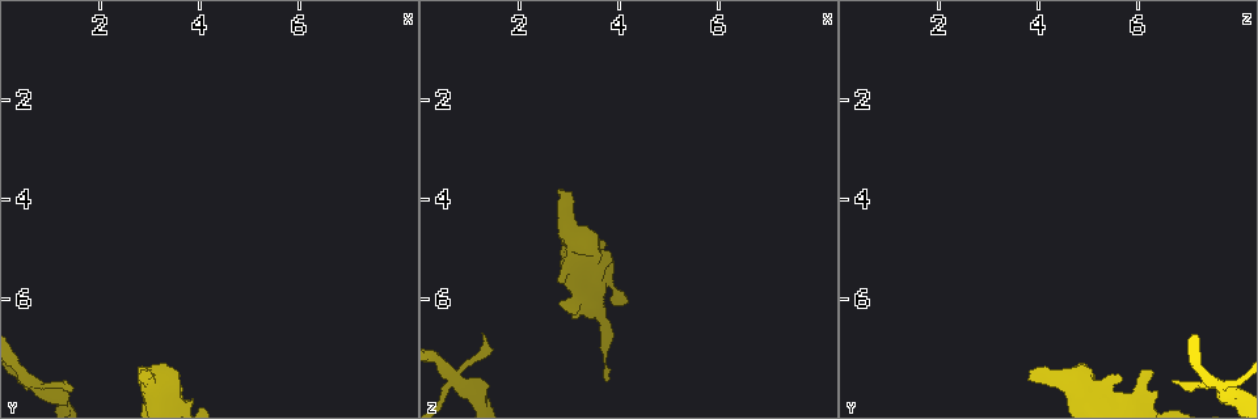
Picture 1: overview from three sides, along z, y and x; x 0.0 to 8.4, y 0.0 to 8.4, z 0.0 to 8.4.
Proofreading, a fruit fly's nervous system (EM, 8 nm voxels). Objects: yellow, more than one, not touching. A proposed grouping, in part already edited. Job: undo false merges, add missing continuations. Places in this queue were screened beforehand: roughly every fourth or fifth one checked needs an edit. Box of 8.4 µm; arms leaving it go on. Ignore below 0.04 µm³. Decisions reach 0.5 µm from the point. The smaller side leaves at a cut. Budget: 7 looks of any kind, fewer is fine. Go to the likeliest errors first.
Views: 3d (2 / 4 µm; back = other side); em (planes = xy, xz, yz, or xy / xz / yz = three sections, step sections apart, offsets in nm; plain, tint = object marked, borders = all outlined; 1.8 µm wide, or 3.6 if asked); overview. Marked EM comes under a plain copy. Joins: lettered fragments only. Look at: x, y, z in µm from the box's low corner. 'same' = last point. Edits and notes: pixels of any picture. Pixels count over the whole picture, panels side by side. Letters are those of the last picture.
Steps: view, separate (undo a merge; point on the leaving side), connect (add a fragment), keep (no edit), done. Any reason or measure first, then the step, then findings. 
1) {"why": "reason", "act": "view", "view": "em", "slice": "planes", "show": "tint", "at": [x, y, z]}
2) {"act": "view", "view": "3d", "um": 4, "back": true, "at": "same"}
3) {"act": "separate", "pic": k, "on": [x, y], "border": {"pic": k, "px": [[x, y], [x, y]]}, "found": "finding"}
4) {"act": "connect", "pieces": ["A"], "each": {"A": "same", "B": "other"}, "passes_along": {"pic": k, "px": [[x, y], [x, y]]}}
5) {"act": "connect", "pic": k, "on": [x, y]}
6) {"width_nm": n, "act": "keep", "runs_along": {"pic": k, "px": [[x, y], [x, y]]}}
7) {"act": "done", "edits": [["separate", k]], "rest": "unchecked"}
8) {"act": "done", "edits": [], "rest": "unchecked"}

{"why": "an open end", "act": "view", "view": "em", "slice": "planes", "show": "borders", "at": [2.85, 7.45, 6.05]}

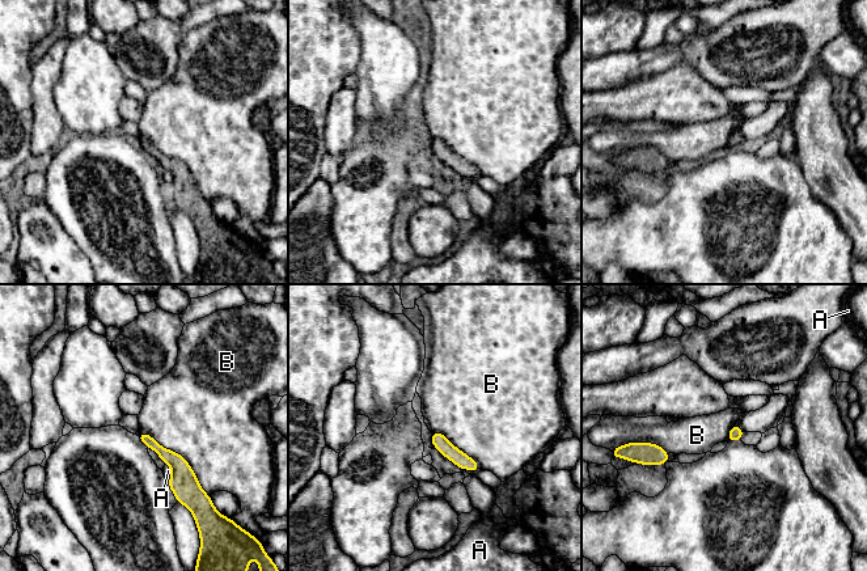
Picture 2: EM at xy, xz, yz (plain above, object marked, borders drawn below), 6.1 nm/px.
{"act": "keep", "each": {"A": "other", "B": "other"}, "runs_along": {"pic": 2, "px": [[143, 435], [182, 472], [191, 491]]}, "found": "none of them fits"}

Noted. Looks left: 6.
{"why": "branch stops here", "act": "view", "view": "em", "slice": "xz", "step": 4, "show": "tint", "at": [2.80, 7.40, 3.90]}

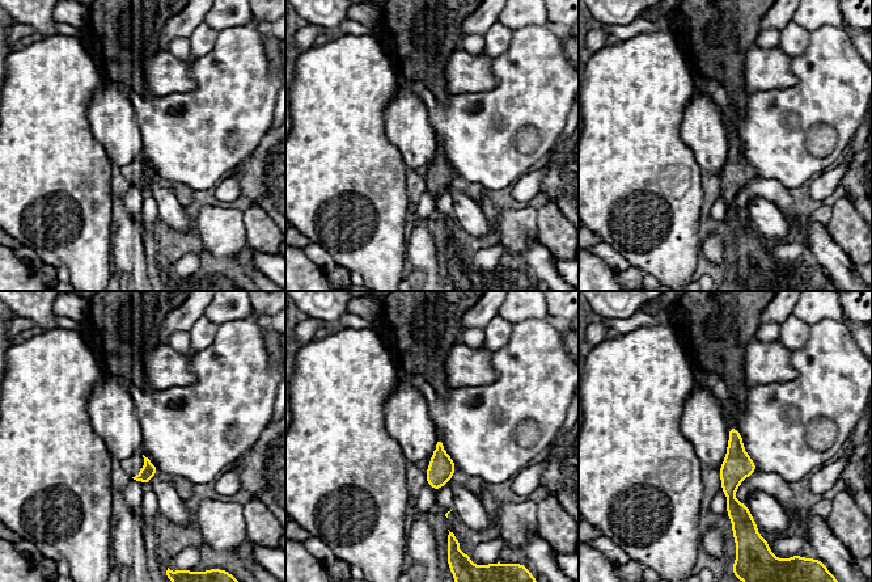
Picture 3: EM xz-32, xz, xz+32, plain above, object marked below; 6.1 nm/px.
{"act": "view", "view": "em", "slice": "planes", "show": "tint", "at": "same"}

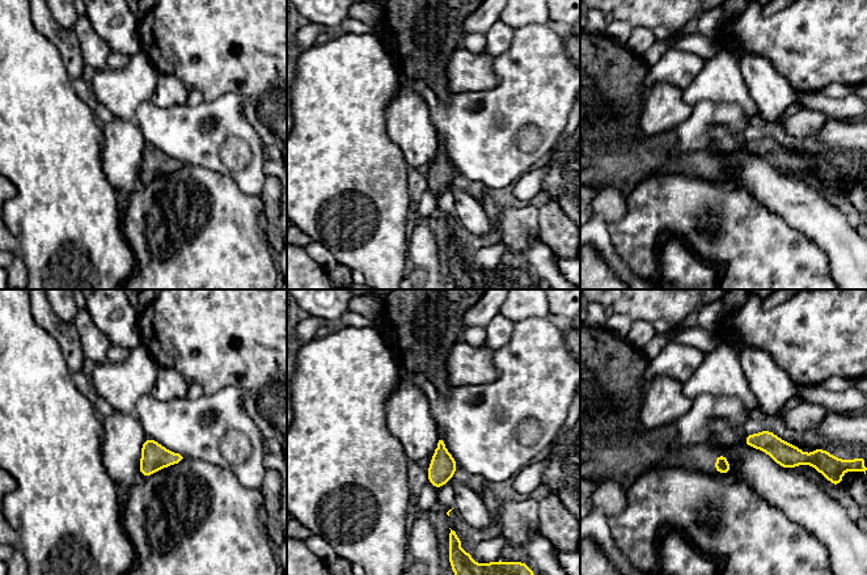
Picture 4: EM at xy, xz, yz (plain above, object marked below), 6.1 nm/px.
{"act": "view", "view": "em", "slice": "planes", "show": "borders", "at": "same"}

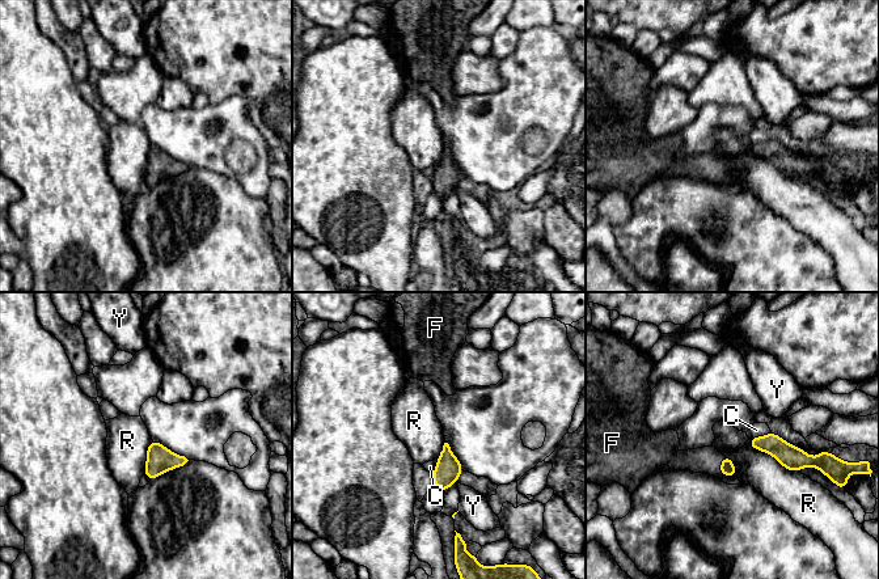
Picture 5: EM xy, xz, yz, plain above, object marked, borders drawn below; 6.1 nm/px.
{"act": "connect", "pic": 5, "on": [706, 460], "each": {"C": "other", "F": "same", "R": "other", "Y": "other"}, "passes_along": {"pic": 5, "px": [[727, 465], [721, 465], [706, 460]]}, "found": "it goes on there"}

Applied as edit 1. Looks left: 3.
{"act": "done", "edits": [["connect", 5]], "rest": "unchecked"}

